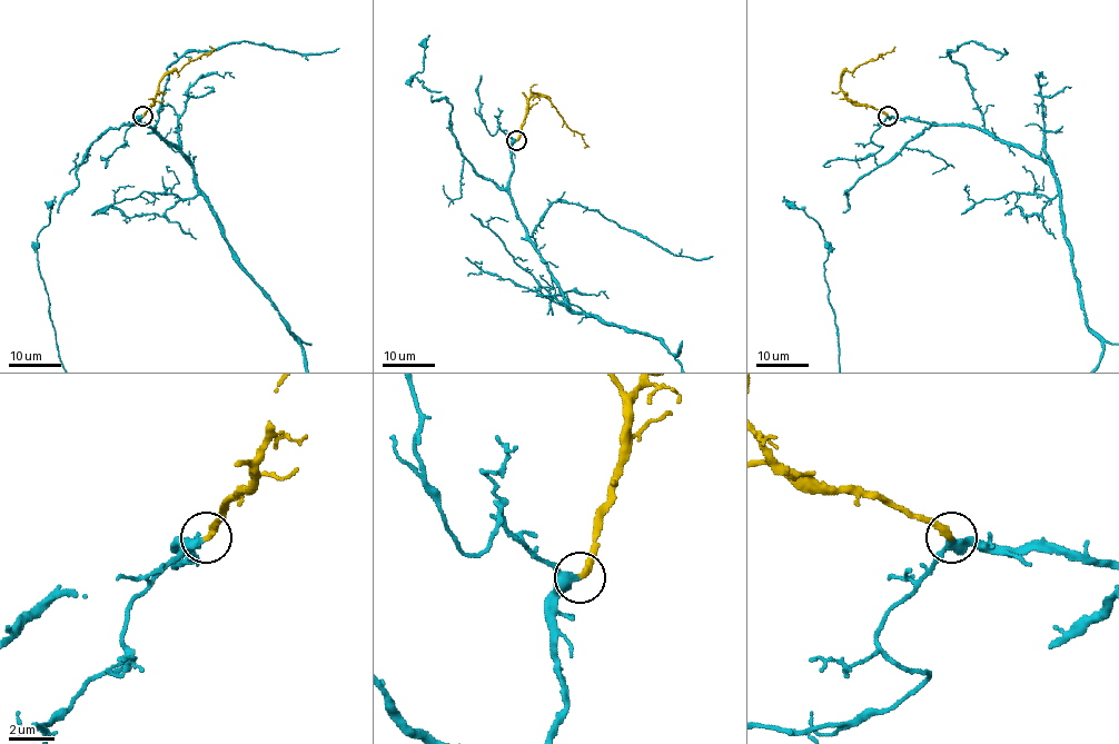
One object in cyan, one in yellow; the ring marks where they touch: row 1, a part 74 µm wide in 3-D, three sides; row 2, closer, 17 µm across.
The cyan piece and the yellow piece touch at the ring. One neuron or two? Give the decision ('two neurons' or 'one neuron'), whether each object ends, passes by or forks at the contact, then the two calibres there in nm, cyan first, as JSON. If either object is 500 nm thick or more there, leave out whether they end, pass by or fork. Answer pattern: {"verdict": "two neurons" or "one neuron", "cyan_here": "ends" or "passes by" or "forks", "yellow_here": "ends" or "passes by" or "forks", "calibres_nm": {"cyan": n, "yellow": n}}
{"verdict": "one neuron", "cyan_here": "passes by", "yellow_here": "ends", "calibres_nm": {"cyan": 360, "yellow": 280}}

